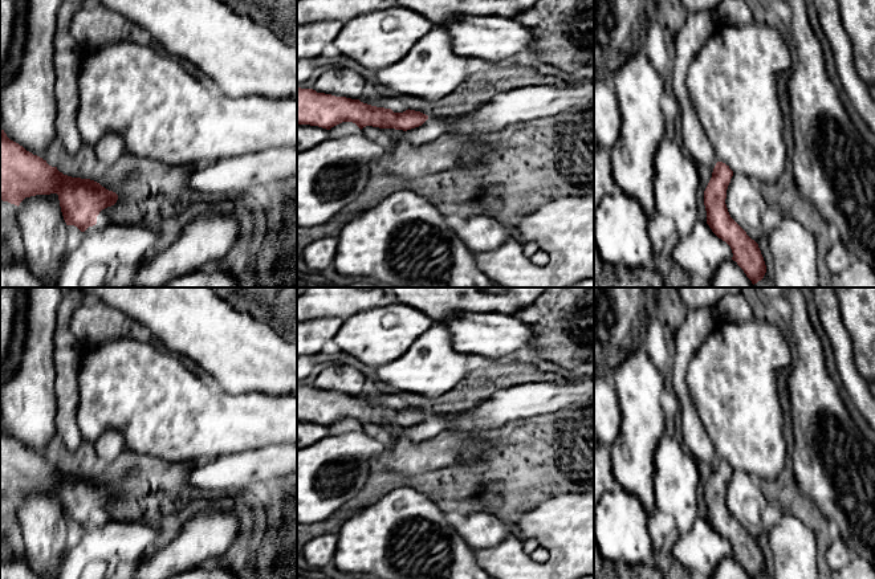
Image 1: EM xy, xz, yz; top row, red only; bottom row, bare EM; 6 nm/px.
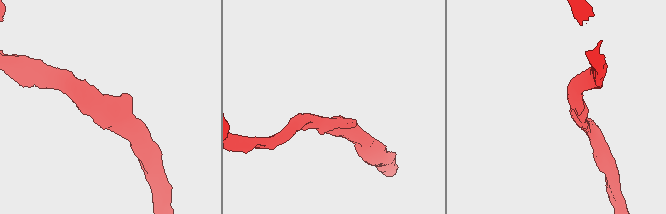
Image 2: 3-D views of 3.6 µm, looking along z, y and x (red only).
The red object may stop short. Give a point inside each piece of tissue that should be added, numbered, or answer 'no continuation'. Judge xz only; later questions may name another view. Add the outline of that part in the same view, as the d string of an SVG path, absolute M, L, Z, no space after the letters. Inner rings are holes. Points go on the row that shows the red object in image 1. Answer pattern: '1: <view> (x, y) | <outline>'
no continuation

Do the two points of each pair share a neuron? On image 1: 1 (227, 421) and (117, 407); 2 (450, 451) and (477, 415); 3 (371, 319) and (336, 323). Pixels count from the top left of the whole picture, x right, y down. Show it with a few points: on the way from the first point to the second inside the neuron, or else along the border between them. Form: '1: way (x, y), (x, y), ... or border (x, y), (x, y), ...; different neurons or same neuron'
1: way (199, 421), (180, 420), (159, 407), (145, 407); same neuron
2: border (473, 431), (444, 431), (435, 437); different neurons
3: border (344, 321), (332, 338); different neurons

